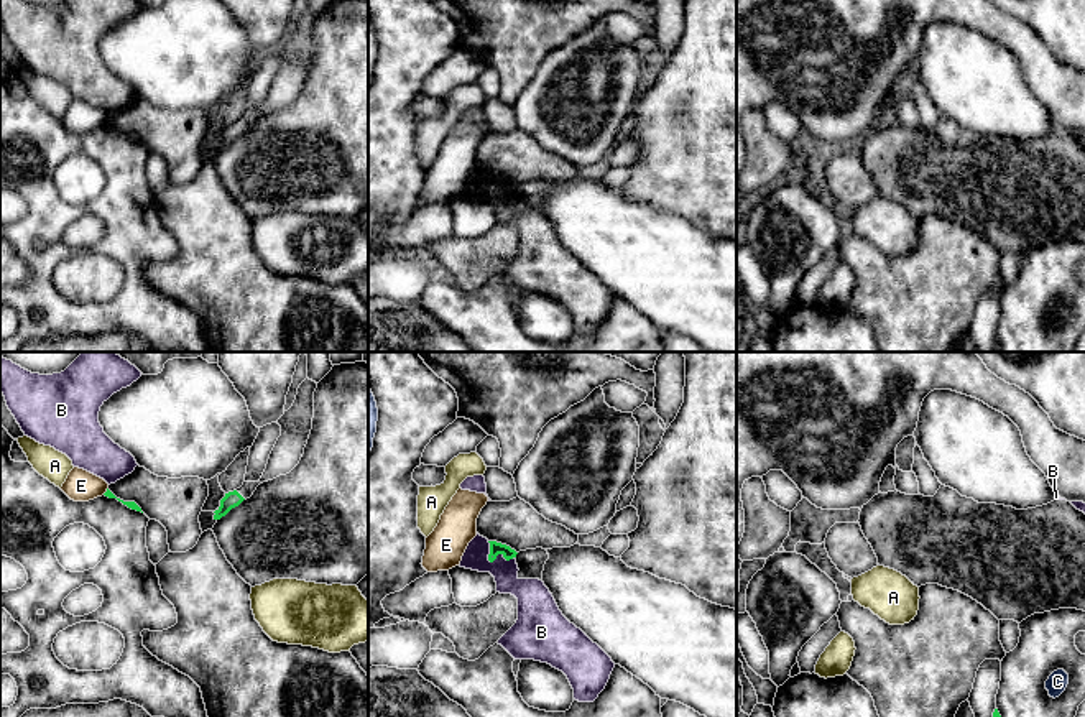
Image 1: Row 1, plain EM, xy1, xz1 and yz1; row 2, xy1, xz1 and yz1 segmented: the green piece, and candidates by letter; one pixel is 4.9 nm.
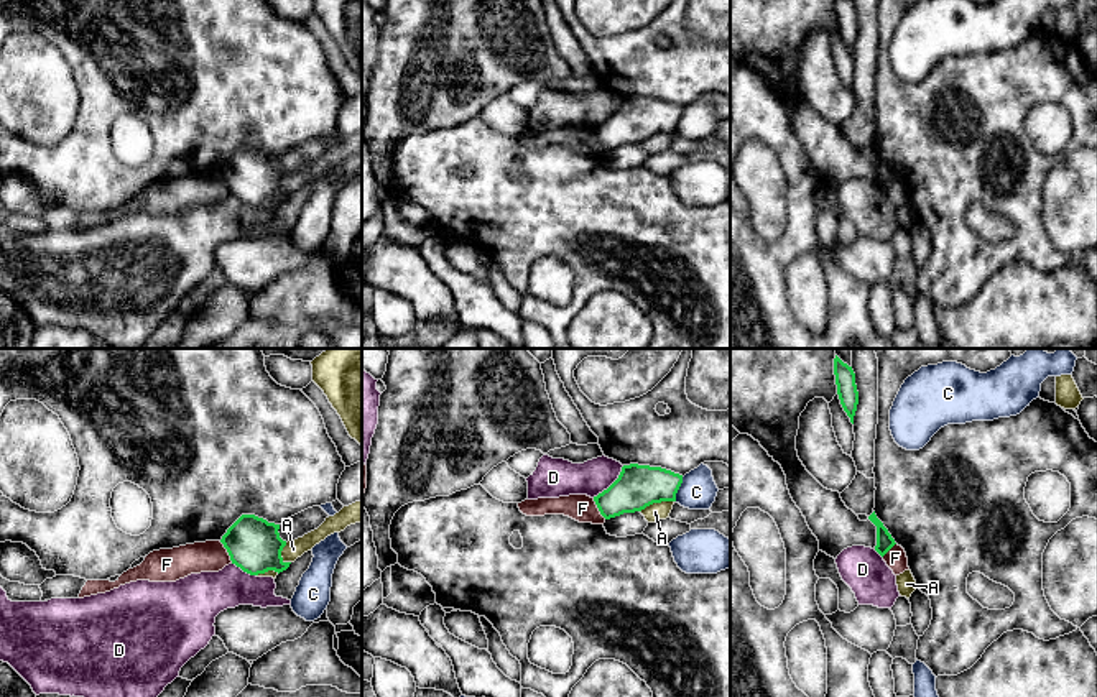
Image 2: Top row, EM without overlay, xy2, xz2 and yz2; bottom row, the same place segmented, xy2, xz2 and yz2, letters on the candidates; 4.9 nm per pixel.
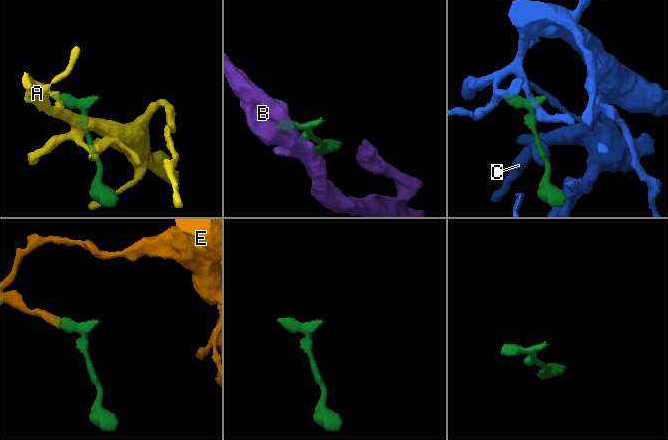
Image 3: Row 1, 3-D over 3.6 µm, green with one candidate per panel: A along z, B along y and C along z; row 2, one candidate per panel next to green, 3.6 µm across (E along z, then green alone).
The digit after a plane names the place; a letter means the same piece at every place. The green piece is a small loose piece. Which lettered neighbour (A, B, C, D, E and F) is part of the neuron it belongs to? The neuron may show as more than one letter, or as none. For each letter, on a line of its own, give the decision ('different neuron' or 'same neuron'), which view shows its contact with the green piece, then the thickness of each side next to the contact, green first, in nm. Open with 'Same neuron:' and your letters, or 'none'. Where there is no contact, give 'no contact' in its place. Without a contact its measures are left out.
Same neuron: none
A: different neuron | xz2 | 220/90 nm
B: different neuron | xz1 | 60/150 nm
C: different neuron | xz2 | 220/180 nm
D: different neuron | xz2 | 220/180 nm
E: different neuron | xy1 | 40/160 nm
F: different neuron | xy2 | 260/160 nm

